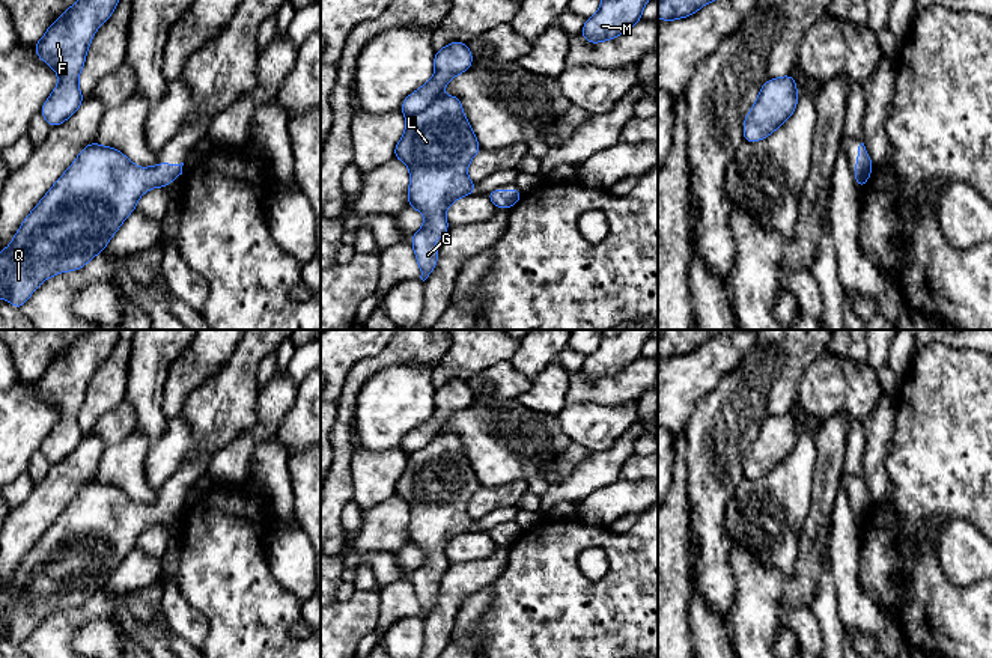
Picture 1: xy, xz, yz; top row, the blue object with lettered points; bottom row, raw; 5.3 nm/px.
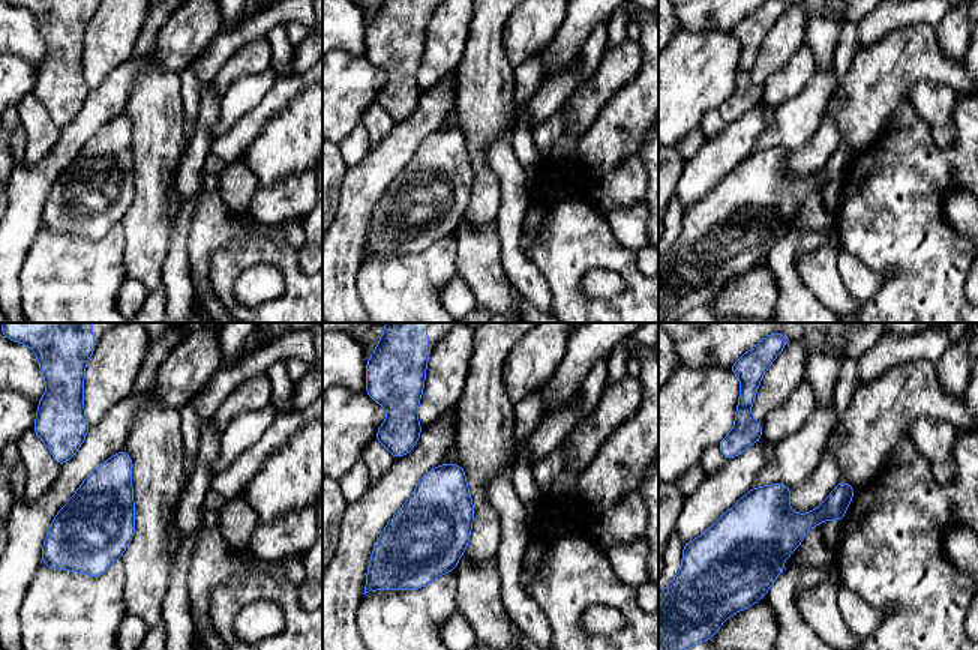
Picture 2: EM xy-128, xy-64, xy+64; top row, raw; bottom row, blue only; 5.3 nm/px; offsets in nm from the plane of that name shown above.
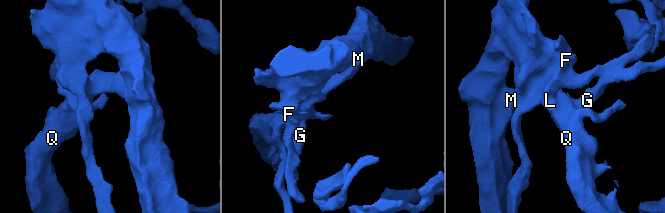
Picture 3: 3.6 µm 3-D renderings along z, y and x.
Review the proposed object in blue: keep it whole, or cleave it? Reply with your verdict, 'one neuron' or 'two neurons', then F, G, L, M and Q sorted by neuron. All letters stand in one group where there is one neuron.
one neuron | F G L M Q

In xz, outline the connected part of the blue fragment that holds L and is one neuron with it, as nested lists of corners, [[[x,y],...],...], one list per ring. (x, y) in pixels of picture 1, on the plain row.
[[[450,379],[435,390],[434,414],[405,435],[400,449],[406,455],[406,467],[394,485],[394,495],[409,504],[408,544],[424,553],[424,562],[412,575],[412,586],[424,619],[435,607],[438,581],[428,581],[428,575],[443,575],[449,568],[446,547],[459,535],[474,532],[476,521],[468,516],[467,504],[482,486],[458,434],[443,432],[444,423],[473,402],[473,393],[465,379]]]

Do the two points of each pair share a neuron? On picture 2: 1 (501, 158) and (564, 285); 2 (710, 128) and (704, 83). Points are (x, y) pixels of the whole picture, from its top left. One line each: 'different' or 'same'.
1: different
2: different

